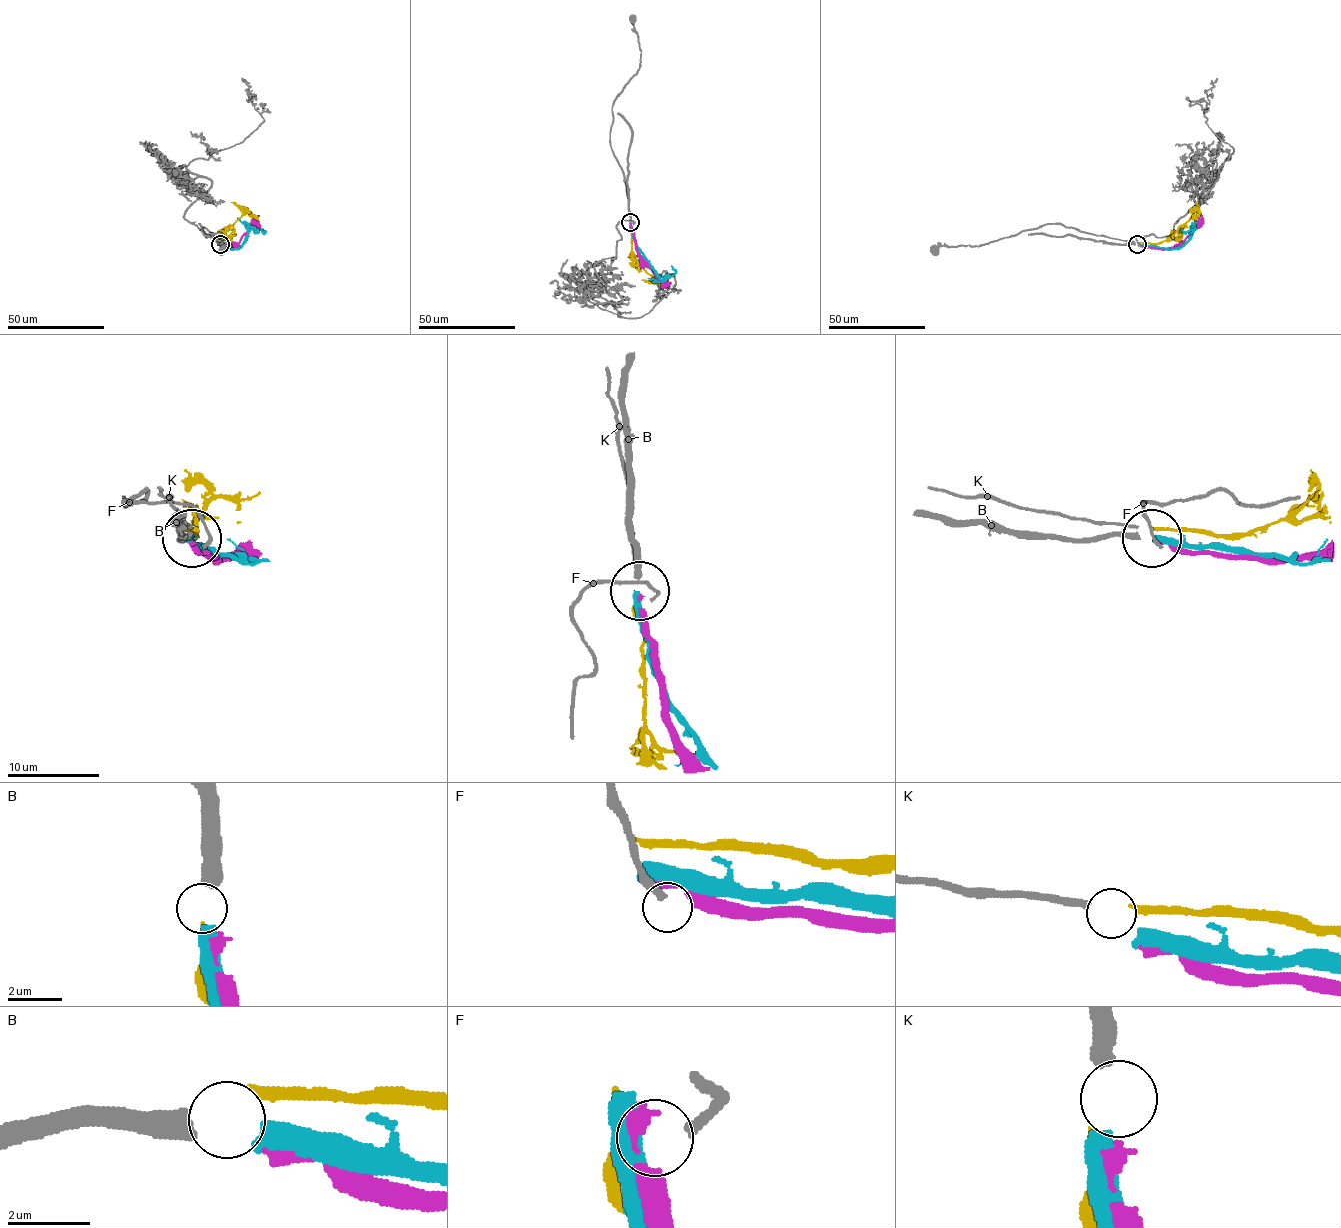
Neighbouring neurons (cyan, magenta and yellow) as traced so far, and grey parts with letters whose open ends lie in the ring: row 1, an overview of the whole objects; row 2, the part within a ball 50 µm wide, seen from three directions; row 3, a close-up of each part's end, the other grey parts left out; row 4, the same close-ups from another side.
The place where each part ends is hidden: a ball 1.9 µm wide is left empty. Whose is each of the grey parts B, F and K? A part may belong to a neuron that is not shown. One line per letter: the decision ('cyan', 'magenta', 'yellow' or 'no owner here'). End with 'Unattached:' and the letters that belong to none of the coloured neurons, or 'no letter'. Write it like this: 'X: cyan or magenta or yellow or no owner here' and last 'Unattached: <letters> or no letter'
B: cyan
F: no owner here
K: yellow
Unattached: F

